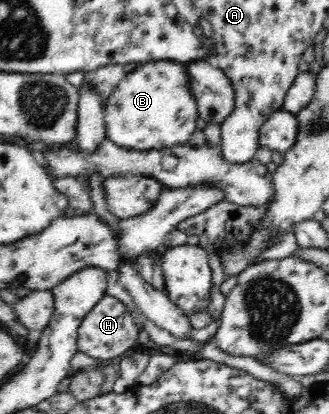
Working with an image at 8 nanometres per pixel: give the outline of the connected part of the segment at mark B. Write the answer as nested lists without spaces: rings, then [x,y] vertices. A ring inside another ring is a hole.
[[[172,60],[141,64],[106,97],[103,113],[106,139],[127,150],[149,151],[188,144],[199,115],[190,92],[187,65]]]

